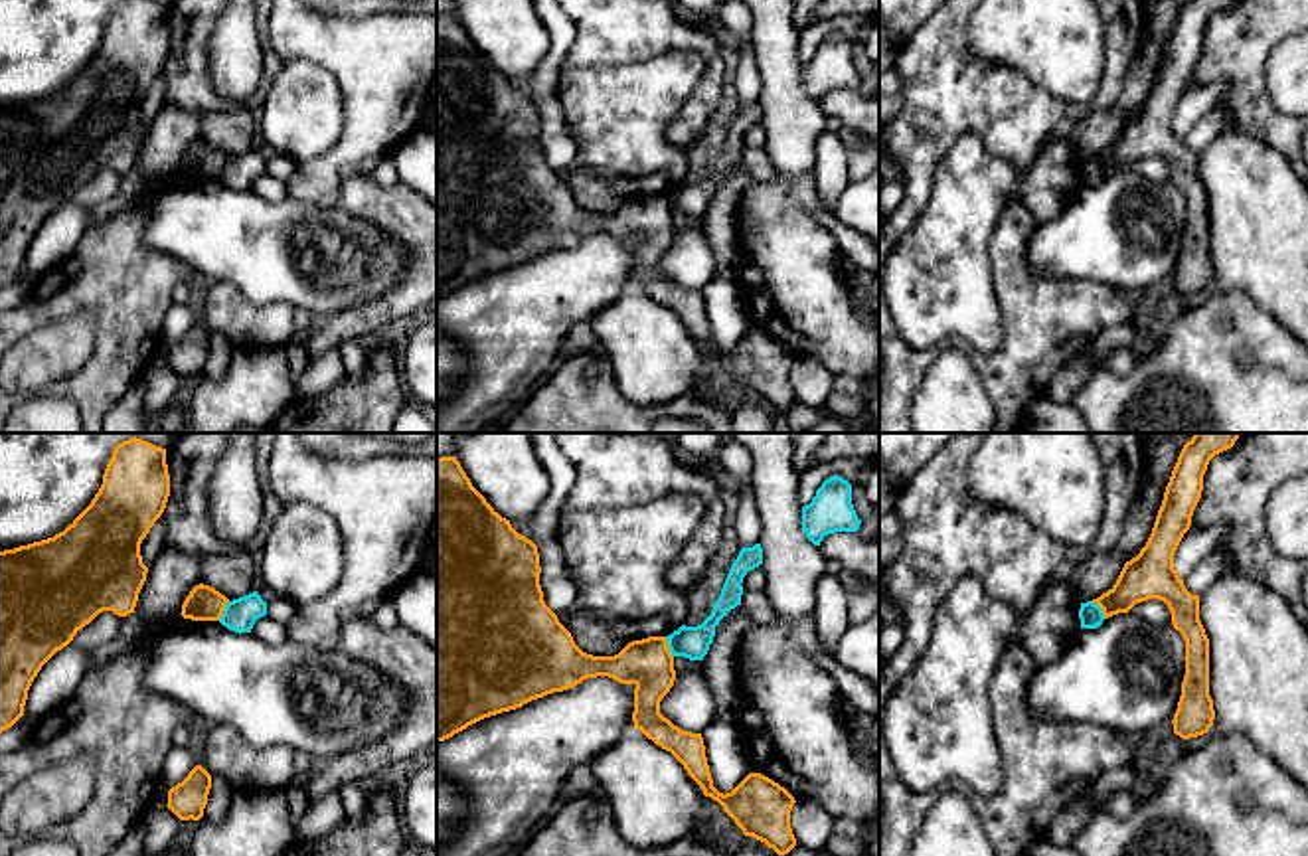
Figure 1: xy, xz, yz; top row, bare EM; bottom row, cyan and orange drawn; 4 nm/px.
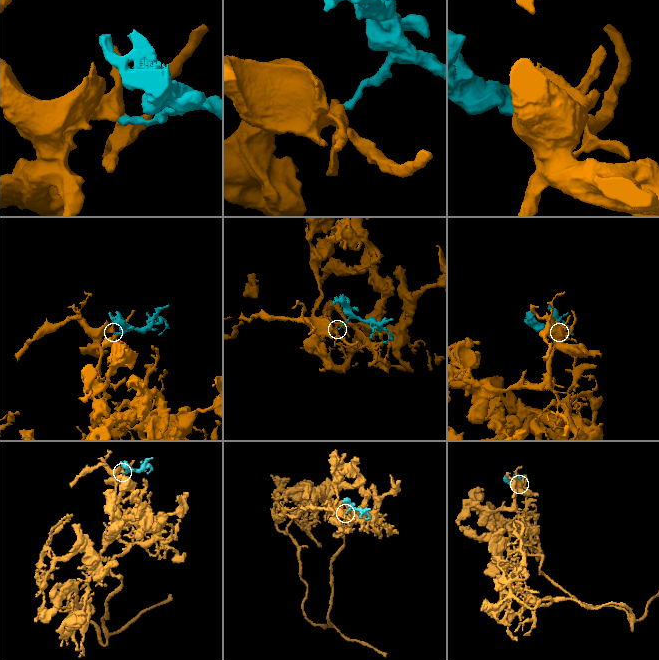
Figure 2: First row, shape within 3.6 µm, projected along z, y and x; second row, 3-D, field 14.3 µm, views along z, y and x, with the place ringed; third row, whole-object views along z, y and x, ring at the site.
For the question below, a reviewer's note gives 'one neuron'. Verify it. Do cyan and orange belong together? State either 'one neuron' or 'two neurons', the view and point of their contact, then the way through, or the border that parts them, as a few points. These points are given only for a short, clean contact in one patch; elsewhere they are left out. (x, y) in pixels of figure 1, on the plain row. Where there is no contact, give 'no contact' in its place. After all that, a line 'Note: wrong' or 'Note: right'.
two neurons; meets cyan in xz at (668, 204); border along xz (664, 194), (672, 214)
Note: wrong

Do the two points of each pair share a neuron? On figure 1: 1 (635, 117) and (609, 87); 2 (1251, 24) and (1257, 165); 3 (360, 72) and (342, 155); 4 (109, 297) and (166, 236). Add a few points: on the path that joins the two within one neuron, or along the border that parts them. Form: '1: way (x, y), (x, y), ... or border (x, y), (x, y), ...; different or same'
1: way (627, 109), (613, 95); same
2: border (1235, 125), (1275, 147), (1287, 161); different
3: way (360, 91), (360, 135); same
4: border (143, 202), (145, 242), (174, 256), (194, 273); different

